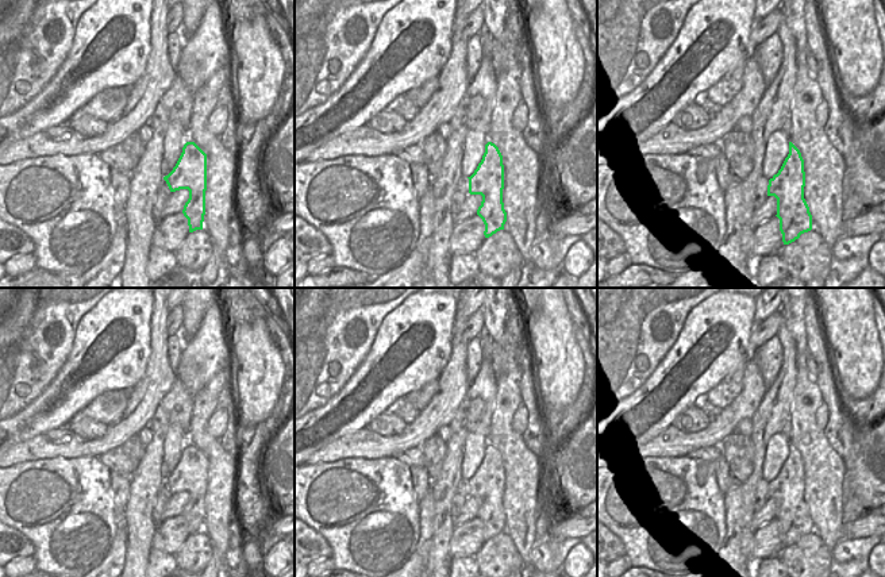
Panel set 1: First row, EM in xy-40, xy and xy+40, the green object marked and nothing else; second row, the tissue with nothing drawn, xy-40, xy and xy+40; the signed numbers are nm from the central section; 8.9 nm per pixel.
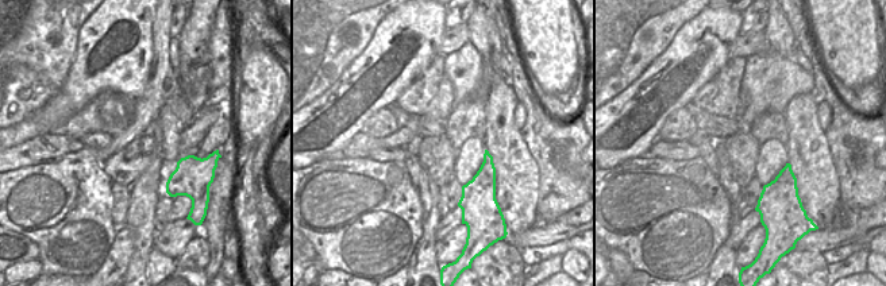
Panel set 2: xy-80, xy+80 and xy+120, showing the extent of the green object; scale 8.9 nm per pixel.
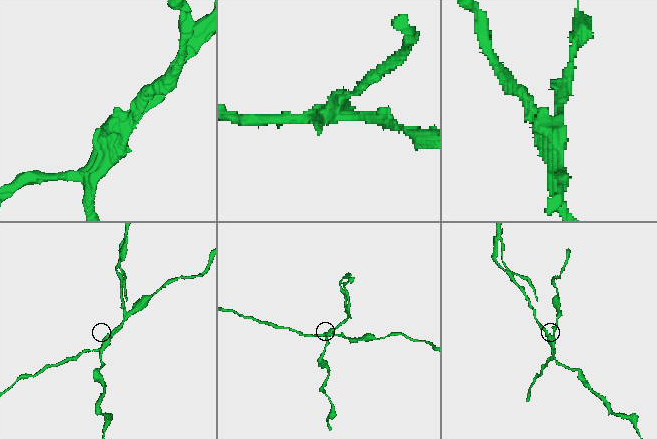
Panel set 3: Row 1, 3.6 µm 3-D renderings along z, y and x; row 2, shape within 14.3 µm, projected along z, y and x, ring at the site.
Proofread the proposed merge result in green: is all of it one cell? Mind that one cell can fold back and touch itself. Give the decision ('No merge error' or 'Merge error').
Merge error

